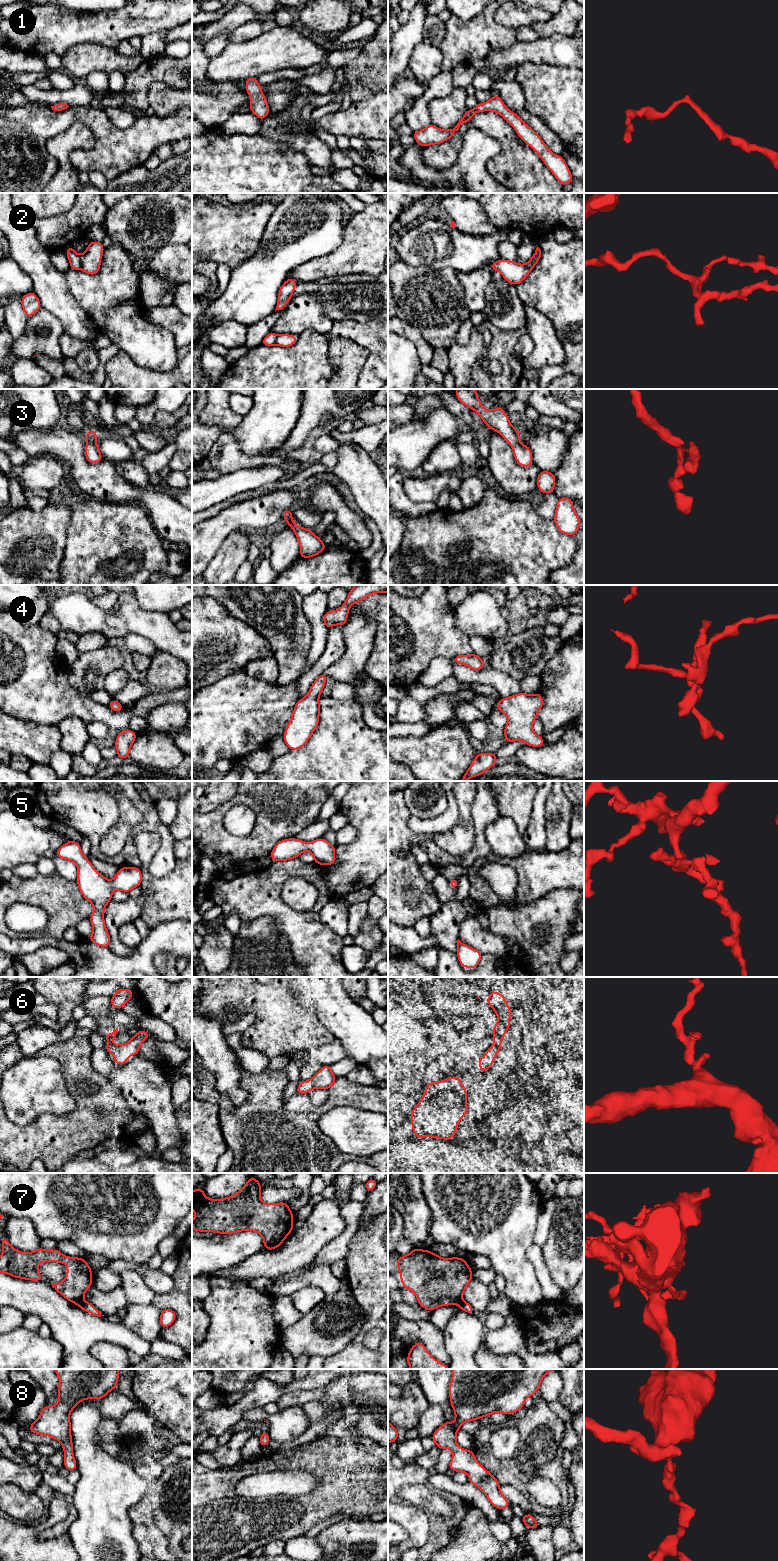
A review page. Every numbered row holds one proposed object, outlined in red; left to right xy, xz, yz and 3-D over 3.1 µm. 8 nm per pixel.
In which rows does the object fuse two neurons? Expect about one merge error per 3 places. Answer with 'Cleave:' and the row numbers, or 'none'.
Cleave: 2, 7

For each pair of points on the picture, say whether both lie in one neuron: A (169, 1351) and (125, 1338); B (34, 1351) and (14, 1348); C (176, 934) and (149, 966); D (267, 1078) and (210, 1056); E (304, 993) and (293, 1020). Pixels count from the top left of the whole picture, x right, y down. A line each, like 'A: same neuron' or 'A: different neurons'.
A: different neurons
B: same neuron
C: same neuron
D: different neurons
E: different neurons

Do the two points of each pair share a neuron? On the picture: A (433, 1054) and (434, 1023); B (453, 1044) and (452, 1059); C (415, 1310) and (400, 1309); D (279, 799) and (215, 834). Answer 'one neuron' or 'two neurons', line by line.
A: one neuron
B: two neurons
C: one neuron
D: one neuron

